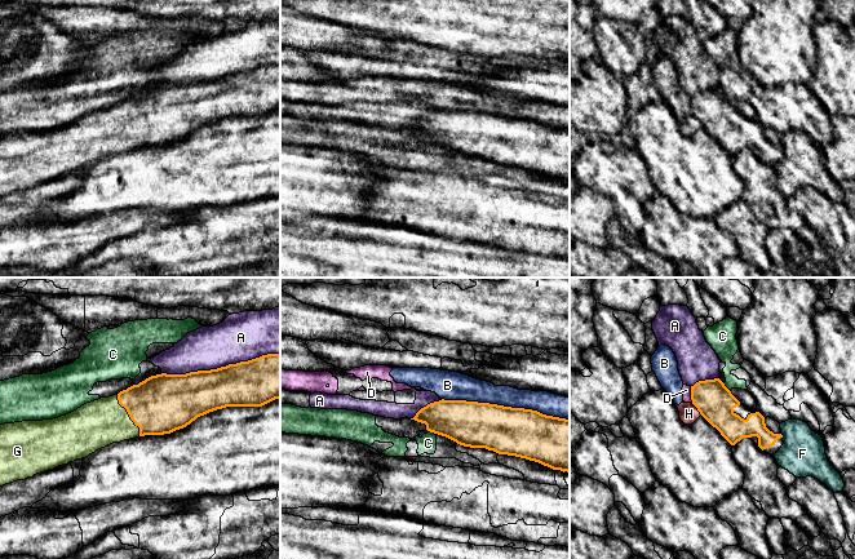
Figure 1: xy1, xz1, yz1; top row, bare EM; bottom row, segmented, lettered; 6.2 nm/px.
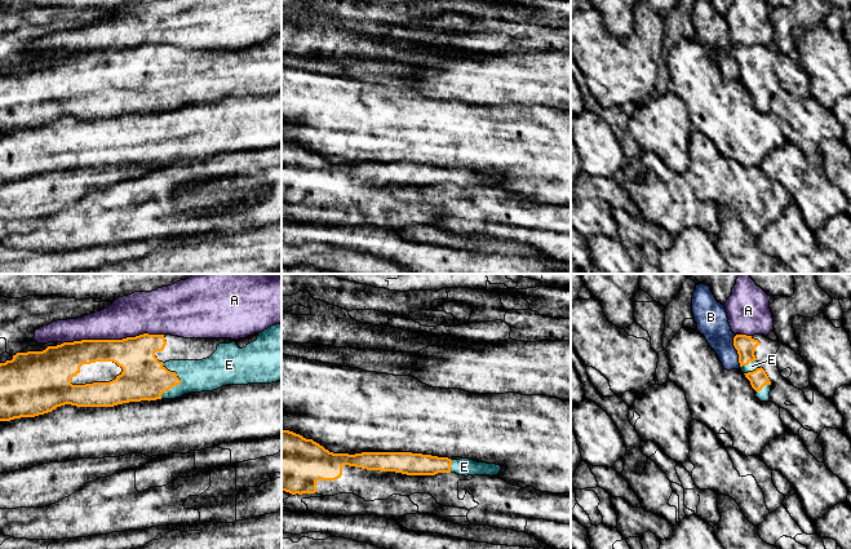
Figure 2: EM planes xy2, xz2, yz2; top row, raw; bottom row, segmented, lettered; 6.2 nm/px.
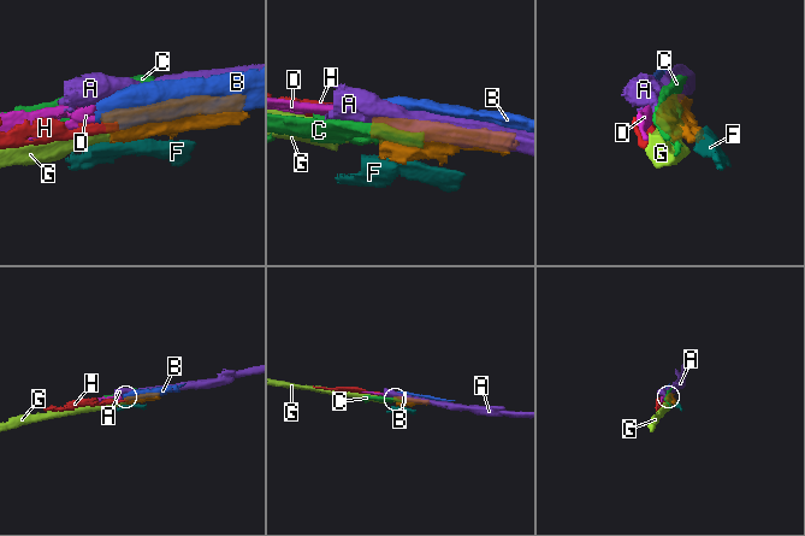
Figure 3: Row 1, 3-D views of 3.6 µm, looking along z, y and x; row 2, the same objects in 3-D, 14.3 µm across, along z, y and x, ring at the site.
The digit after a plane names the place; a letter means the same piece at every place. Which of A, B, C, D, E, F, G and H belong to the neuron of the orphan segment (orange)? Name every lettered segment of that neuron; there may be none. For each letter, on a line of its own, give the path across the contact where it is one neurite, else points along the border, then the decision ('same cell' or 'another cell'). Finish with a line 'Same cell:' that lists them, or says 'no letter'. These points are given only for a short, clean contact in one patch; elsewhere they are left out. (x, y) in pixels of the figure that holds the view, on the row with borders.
A: another cell
B: another cell
C: along yz1 (722, 382), (729, 390) | another cell
D: along yz1 (690, 386), (690, 399), (692, 402) | another cell
E: across xy2 (143, 377), (180, 383), (186, 376), (217, 371) | same cell
F: along yz1 (780, 434), (783, 437) | another cell
G: across xy1 (160, 404), (151, 407), (132, 420), (125, 424), (98, 424) | same cell
H: along yz1 (691, 403), (701, 415) | another cell
Same cell: E, G

